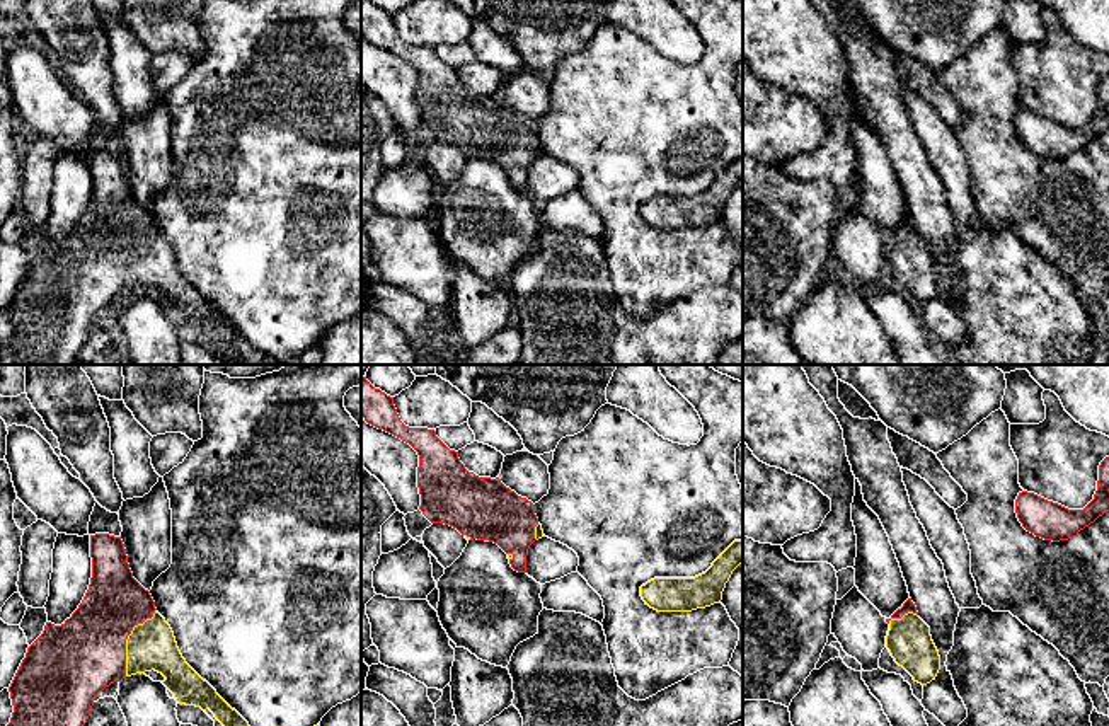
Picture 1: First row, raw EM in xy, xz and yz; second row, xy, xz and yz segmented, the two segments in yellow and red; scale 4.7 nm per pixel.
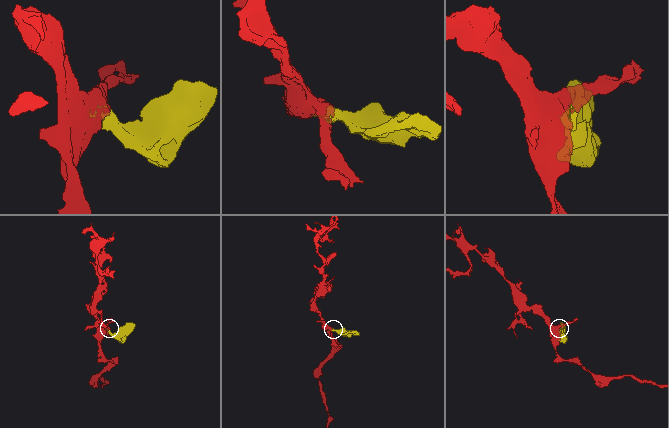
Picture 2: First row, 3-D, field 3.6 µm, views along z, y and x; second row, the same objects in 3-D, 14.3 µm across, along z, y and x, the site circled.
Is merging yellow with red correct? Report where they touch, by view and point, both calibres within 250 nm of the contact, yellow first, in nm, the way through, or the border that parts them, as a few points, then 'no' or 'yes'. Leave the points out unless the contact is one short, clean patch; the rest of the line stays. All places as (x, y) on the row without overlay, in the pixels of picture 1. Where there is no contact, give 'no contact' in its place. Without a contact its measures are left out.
meets yellow in xy at (126, 258); 220 nm thick on the yellow side, 360 nm on the other; yes

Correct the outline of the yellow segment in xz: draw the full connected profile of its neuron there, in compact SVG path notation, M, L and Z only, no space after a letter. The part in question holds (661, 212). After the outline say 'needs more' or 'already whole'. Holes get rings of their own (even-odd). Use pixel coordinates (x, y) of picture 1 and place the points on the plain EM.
M734 158L712 184L695 196L654 196L641 215L658 230L692 230L721 222L733 189L743 182L743 158Z | already whole

